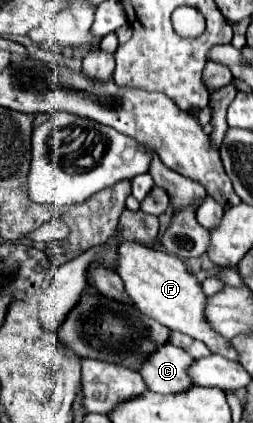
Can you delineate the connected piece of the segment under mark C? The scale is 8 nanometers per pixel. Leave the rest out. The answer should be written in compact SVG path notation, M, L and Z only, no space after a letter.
M173 344L161 346L155 354L149 356L149 360L139 370L149 390L159 394L175 394L175 392L187 392L187 388L193 388L193 380L189 376L189 366L195 360L187 356L181 348Z

